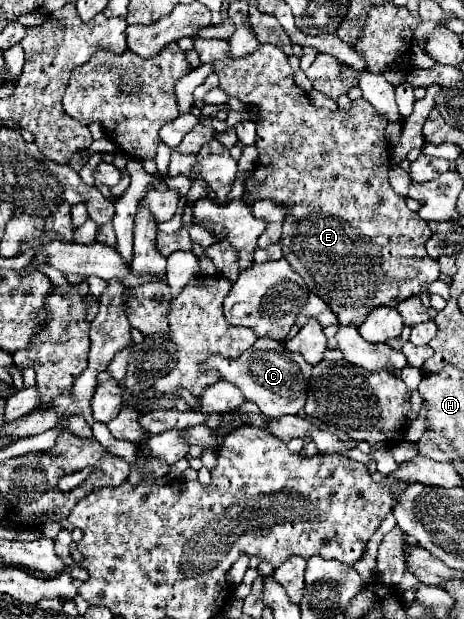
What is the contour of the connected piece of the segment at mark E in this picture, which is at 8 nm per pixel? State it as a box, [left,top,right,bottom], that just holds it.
[193,38,439,326]

